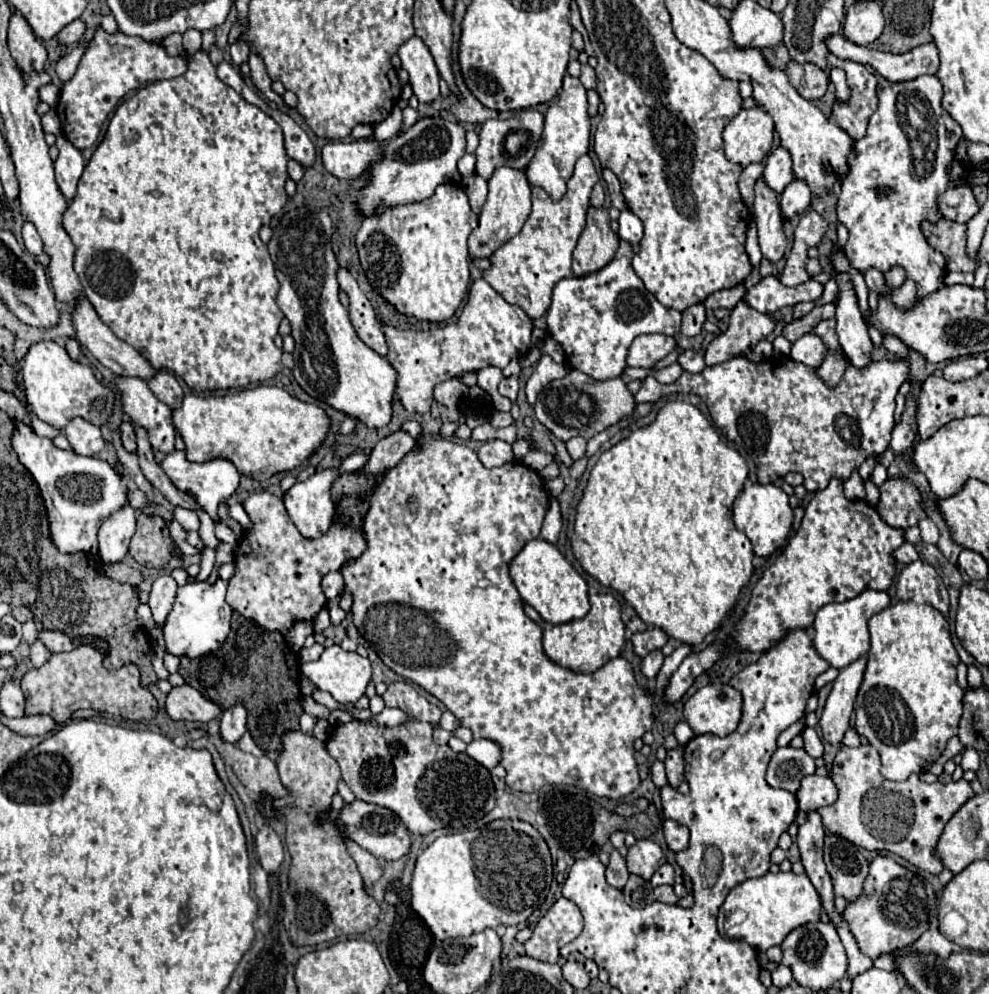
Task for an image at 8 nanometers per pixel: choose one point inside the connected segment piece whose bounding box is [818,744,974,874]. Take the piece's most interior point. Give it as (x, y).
(905, 818)

